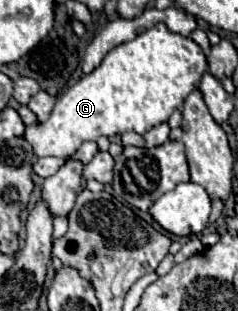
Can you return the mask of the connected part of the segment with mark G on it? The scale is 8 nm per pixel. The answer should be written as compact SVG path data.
M155 25L143 31L133 41L121 43L111 49L103 61L87 75L83 75L71 89L67 89L55 103L49 119L41 125L31 125L25 129L25 139L31 143L37 157L69 157L85 141L97 141L97 137L113 137L125 131L147 133L151 127L165 123L175 109L179 109L185 97L199 85L201 75L207 71L207 59L201 47L183 35L171 33L165 25Z

